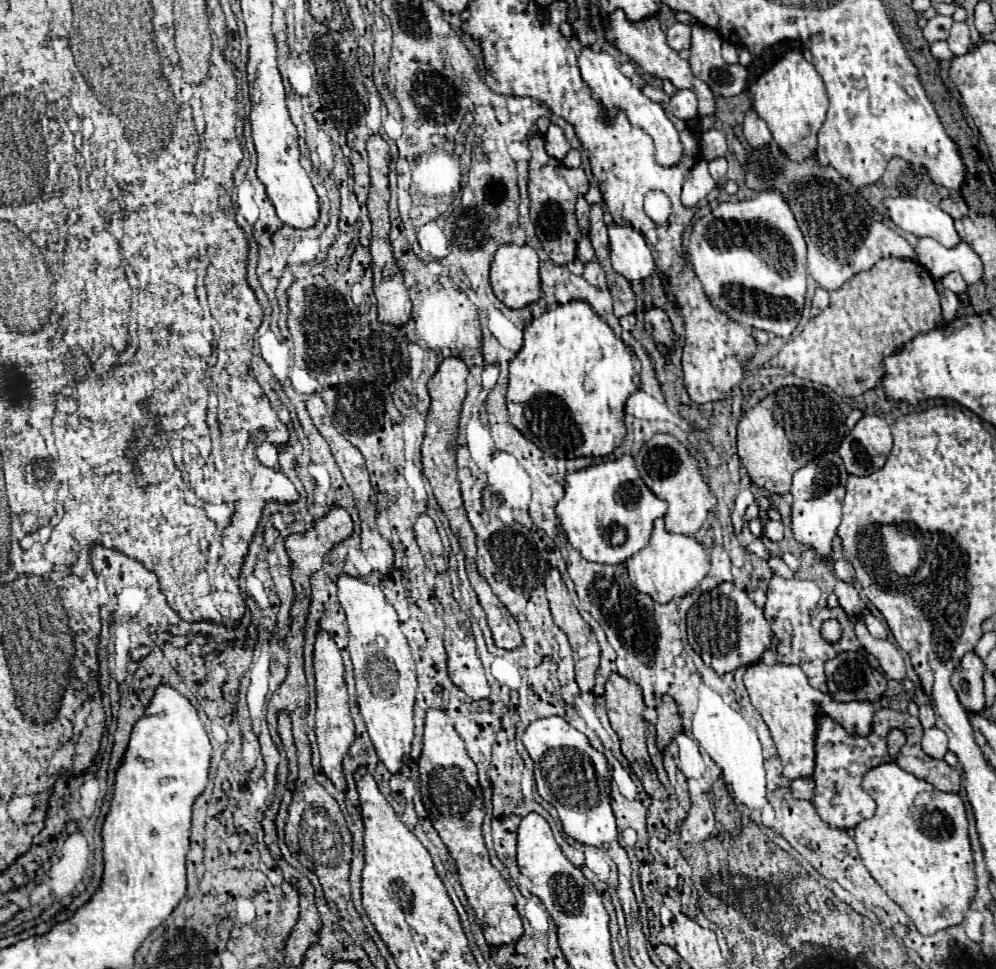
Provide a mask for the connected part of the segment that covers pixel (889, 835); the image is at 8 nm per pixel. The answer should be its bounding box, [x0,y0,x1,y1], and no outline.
[854,762,976,934]

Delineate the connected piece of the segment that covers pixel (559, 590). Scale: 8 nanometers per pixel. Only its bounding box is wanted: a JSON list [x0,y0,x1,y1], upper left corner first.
[546,568,600,692]

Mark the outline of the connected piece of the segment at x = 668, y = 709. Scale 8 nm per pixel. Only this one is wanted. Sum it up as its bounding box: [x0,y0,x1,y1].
[656,696,682,750]

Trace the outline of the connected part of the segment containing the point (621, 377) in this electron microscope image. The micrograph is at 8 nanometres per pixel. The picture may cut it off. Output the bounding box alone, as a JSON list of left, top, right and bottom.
[508,300,638,458]

